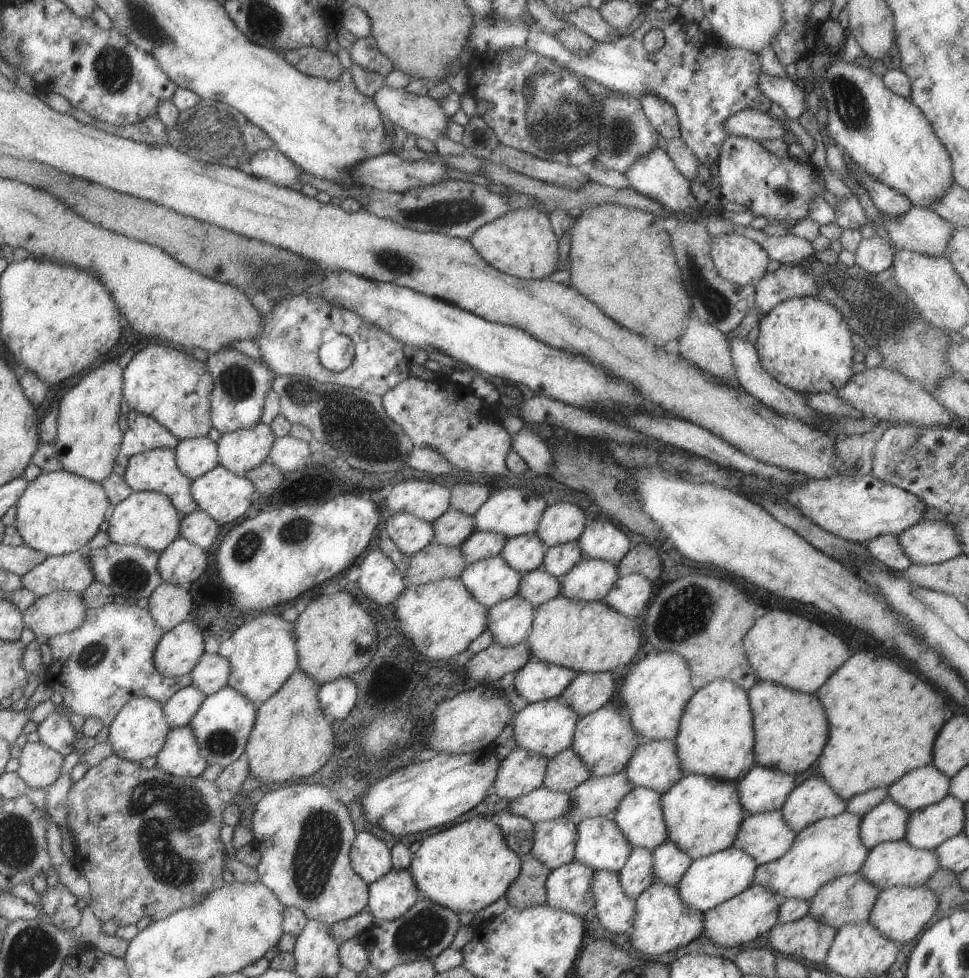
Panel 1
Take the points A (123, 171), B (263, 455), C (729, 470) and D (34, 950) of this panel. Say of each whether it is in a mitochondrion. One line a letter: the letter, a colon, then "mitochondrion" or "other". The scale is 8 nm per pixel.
A: other
B: other
C: other
D: mitochondrion

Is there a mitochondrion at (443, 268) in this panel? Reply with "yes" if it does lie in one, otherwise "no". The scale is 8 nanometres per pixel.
no

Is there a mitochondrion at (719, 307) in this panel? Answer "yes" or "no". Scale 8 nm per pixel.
yes

